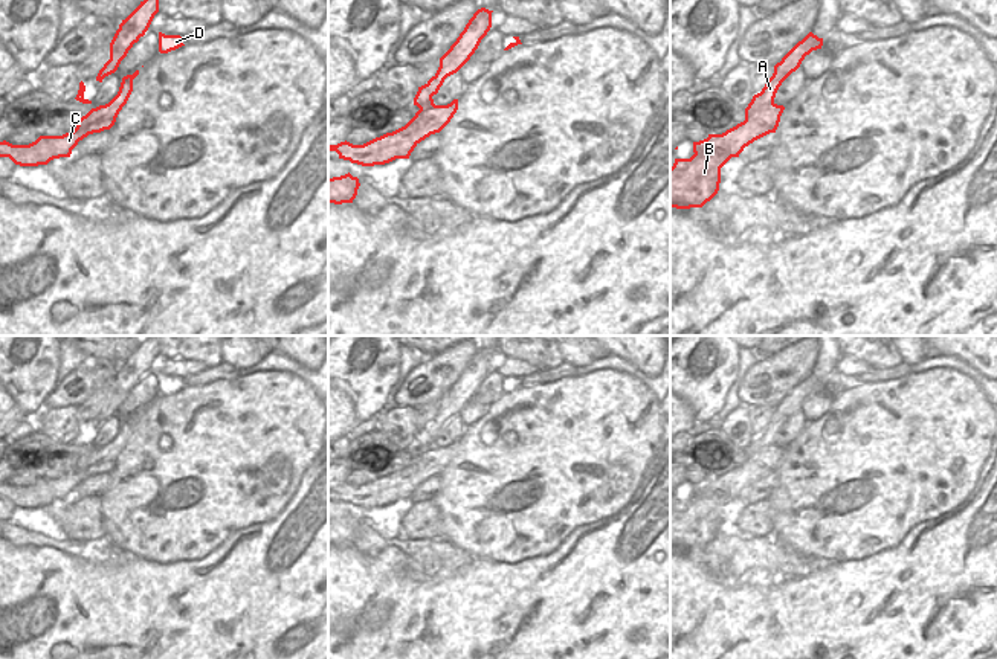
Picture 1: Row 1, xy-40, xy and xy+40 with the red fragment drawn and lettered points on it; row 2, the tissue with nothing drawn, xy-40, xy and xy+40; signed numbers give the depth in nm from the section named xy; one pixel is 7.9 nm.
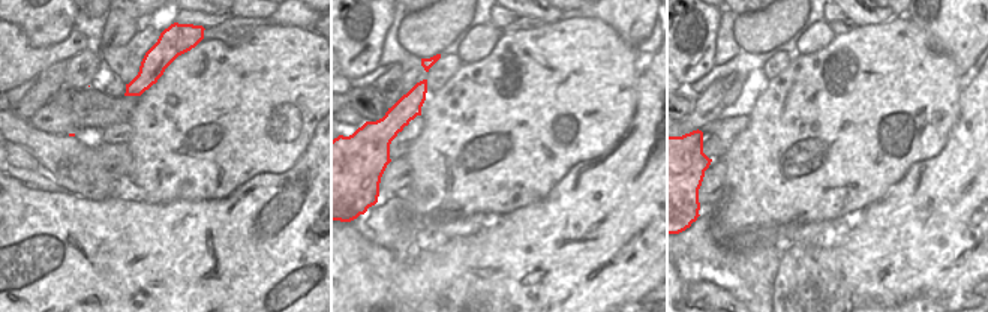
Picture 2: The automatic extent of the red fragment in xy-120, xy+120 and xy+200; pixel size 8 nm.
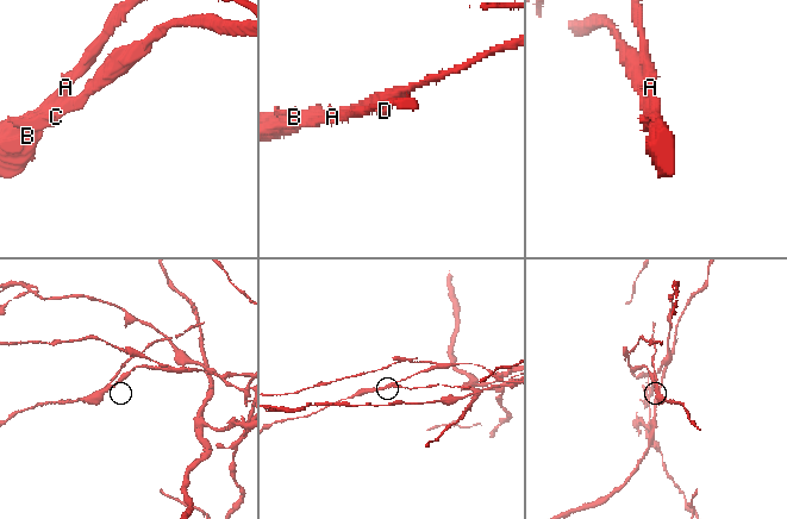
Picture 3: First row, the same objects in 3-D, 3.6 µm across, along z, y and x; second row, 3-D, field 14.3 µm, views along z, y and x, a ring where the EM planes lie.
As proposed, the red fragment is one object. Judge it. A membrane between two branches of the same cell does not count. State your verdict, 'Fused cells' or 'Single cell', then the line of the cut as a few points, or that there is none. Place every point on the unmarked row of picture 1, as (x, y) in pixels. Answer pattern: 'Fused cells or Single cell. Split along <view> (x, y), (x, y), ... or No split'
Fused cells. Split along xy+40 (773, 444), (753, 455), (738, 470), (715, 481), (707, 481).

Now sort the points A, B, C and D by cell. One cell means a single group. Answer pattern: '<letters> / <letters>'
A B / C D

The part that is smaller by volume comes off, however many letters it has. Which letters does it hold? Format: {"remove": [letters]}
{"remove": ["A", "B"]}

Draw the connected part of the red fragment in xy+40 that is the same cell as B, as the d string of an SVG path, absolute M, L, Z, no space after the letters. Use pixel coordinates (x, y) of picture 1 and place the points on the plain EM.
M702 490L690 500L675 500L670 510L670 549L702 549L719 532L721 510L731 500L728 491Z

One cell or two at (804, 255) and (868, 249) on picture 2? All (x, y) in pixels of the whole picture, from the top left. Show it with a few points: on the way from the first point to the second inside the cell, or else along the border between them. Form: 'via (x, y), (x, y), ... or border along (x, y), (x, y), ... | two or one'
border along (817, 249), (817, 263), (838, 281) | two

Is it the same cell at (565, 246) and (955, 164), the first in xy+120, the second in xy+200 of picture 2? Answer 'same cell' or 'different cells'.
same cell

